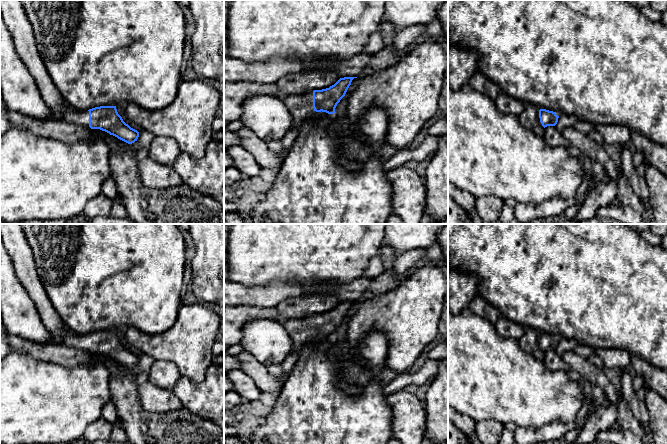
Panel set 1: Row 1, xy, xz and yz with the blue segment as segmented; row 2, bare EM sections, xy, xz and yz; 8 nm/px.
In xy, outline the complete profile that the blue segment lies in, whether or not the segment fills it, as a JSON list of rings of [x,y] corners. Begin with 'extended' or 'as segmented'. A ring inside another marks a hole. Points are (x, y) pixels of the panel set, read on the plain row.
extended; [[[100,330],[86,335],[70,331],[62,334],[61,342],[69,347],[100,353],[128,368],[134,367],[139,361],[139,356],[123,345],[116,330]]]

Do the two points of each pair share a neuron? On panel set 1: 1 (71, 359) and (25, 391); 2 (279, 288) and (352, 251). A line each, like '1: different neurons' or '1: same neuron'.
1: different neurons
2: different neurons

